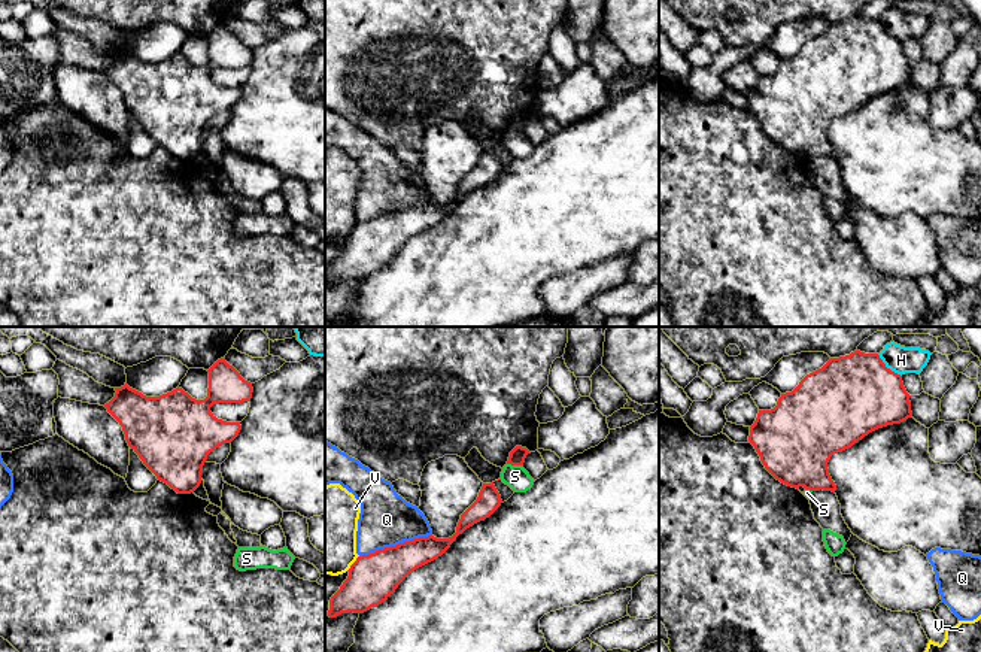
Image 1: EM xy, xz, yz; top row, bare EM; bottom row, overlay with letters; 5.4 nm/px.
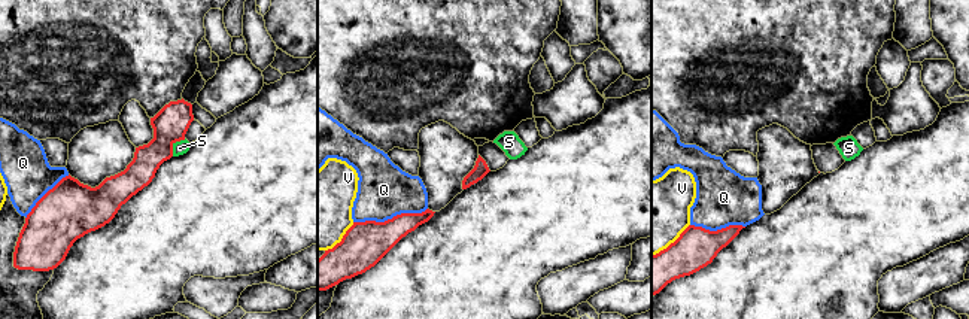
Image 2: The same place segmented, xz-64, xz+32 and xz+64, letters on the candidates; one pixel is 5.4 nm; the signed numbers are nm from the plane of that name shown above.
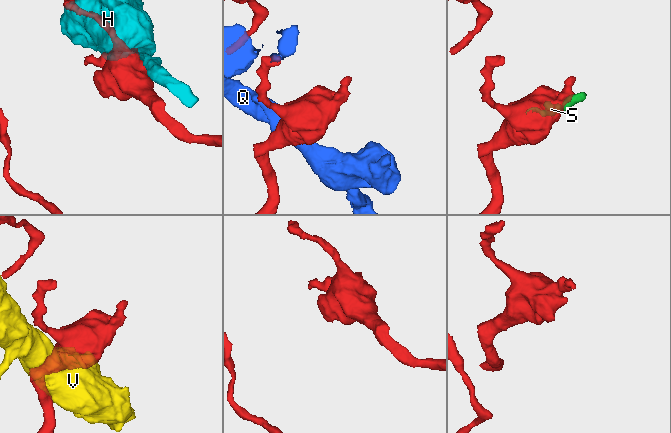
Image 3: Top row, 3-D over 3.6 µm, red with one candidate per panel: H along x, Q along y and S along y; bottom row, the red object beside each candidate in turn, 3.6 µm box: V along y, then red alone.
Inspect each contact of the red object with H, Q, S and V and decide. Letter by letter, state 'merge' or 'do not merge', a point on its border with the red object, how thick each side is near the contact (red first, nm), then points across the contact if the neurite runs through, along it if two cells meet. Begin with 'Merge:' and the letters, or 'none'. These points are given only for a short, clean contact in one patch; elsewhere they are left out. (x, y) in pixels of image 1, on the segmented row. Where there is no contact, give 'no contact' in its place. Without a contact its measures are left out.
Merge: none
H: do not merge | yz (886, 367) | 440/150 nm
Q: do not merge | xz (397, 545) | 260/300 nm
S: do not merge | xz (515, 464) | 90/120 nm | along xz (507, 463), (521, 466)
V: do not merge | xz (354, 563) | 260/340 nm

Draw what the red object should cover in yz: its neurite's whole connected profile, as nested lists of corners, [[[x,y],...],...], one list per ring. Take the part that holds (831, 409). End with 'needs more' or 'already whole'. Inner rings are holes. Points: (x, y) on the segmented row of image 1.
[[[854,351],[850,355],[830,358],[821,369],[807,374],[792,391],[781,394],[771,410],[759,410],[750,427],[748,442],[754,446],[765,468],[781,483],[810,491],[836,491],[827,468],[833,454],[842,452],[862,440],[869,433],[900,424],[912,416],[909,394],[902,376],[886,367],[878,354]]] | already whole

